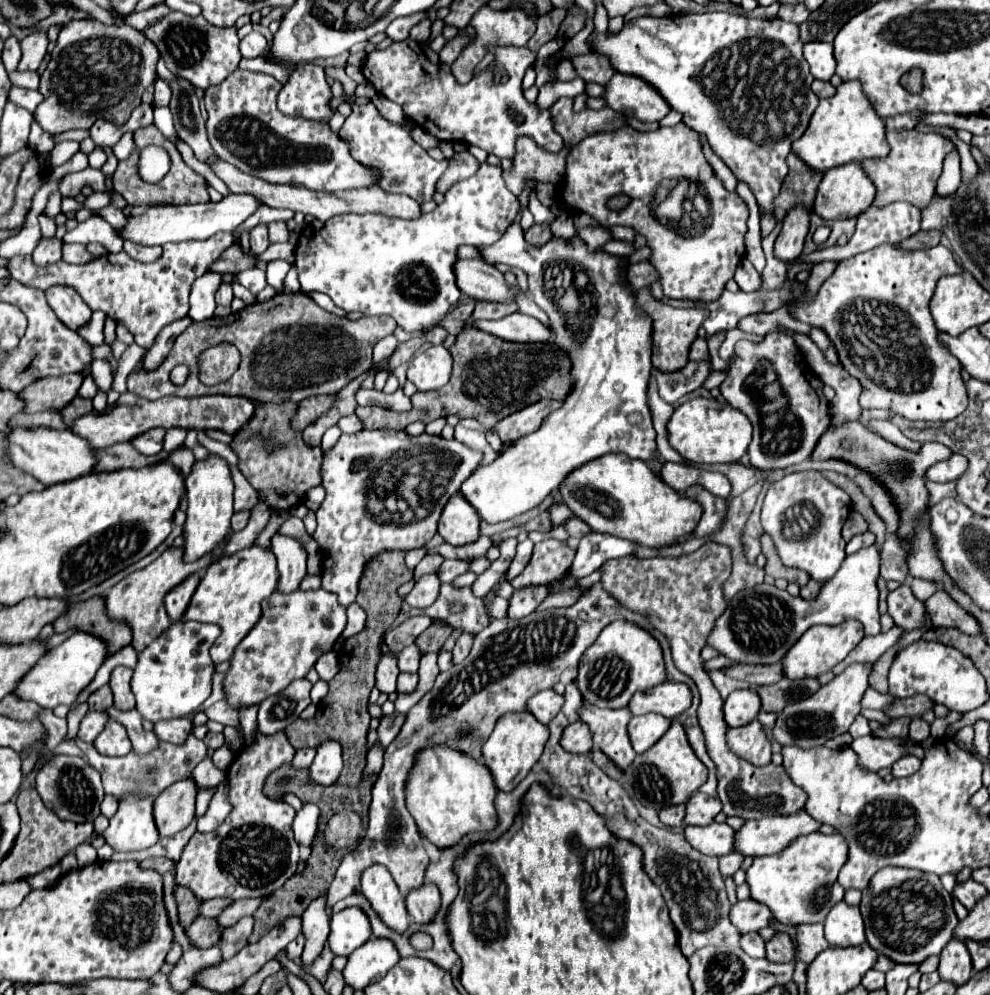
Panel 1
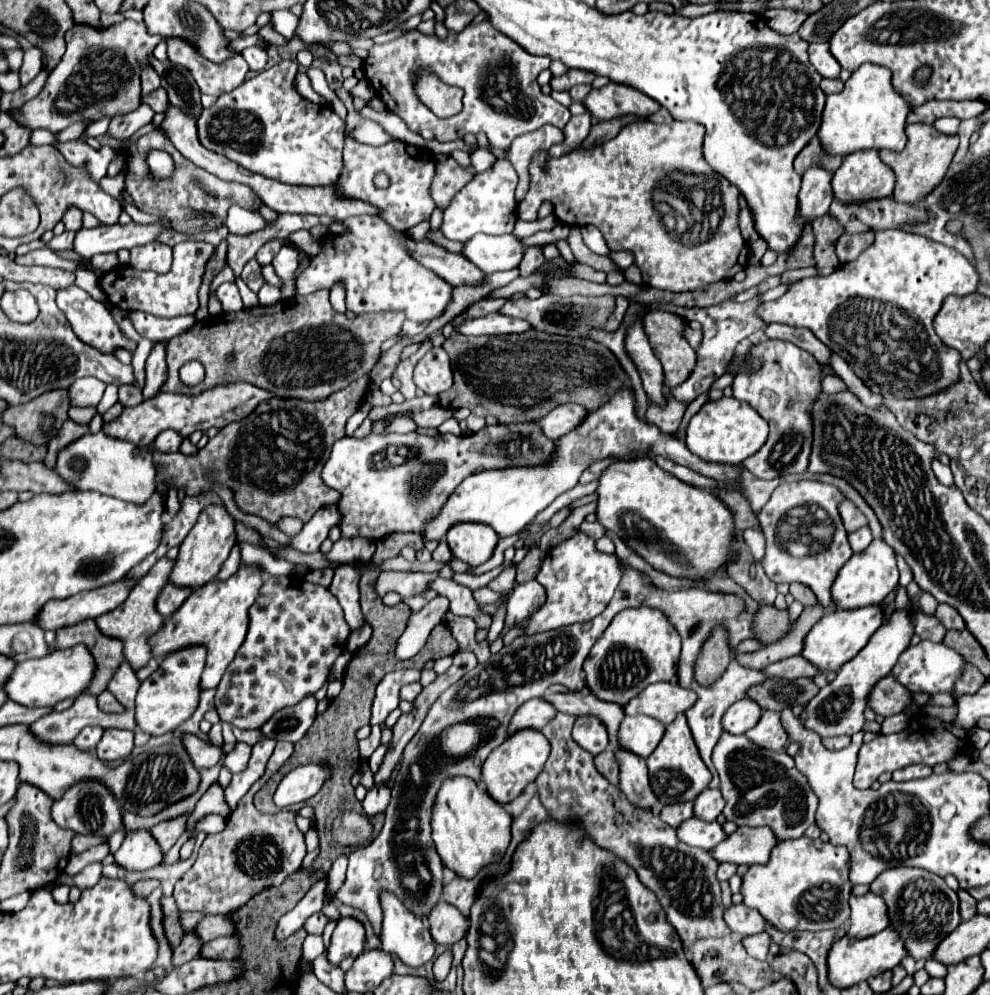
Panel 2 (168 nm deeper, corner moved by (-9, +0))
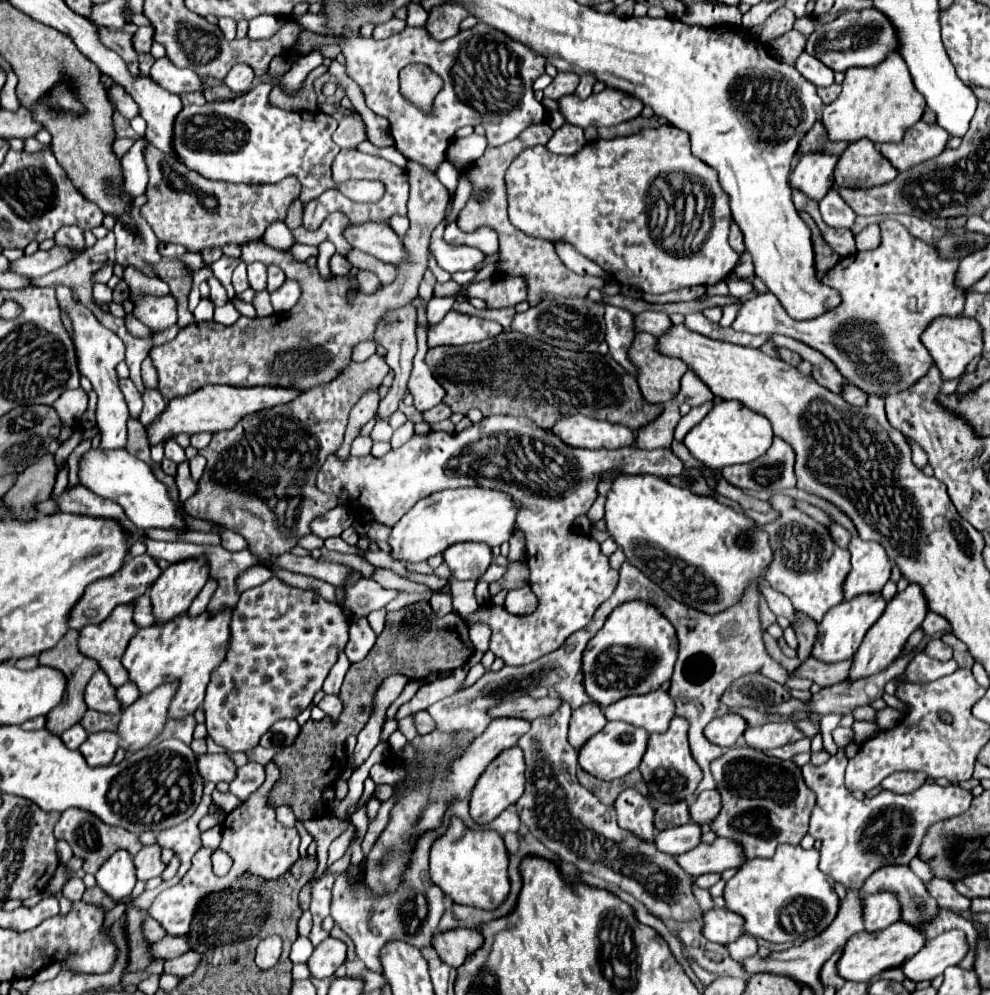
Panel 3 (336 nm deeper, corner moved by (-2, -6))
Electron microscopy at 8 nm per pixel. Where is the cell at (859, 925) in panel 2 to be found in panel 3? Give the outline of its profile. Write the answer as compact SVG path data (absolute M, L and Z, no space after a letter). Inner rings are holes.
M876 893L862 897L864 931L882 931L900 919L900 903L894 893Z

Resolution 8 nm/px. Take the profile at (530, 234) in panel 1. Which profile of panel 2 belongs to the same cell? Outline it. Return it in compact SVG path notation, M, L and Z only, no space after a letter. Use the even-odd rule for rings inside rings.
M529 247L519 263L519 277L529 277L545 263L545 257L541 253L541 247Z

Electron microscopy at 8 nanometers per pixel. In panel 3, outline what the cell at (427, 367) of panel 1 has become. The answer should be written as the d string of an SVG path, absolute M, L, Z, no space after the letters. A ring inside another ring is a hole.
M418 327L416 335L418 335L418 353L414 357L414 369L412 369L412 375L408 381L408 391L414 395L414 407L418 411L426 411L442 401L444 389L434 379L430 367L424 363L424 355L430 349L428 341L426 341L426 329Z

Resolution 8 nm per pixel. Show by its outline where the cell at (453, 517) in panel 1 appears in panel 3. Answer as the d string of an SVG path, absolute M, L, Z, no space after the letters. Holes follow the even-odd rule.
M454 543L442 555L452 571L452 577L456 577L458 581L478 581L492 563L492 551L490 547L484 547L484 543Z

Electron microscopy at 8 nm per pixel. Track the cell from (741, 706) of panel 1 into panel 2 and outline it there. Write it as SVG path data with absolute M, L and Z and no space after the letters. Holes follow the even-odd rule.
M745 697L725 711L721 719L721 727L731 735L743 735L757 725L759 717L761 717L759 705L755 705L755 701L751 701L749 697Z

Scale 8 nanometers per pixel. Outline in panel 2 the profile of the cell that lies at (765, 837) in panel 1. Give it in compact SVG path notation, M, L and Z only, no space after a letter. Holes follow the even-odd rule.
M739 827L725 841L721 841L711 857L719 863L755 865L765 863L775 845L775 837L767 827Z

